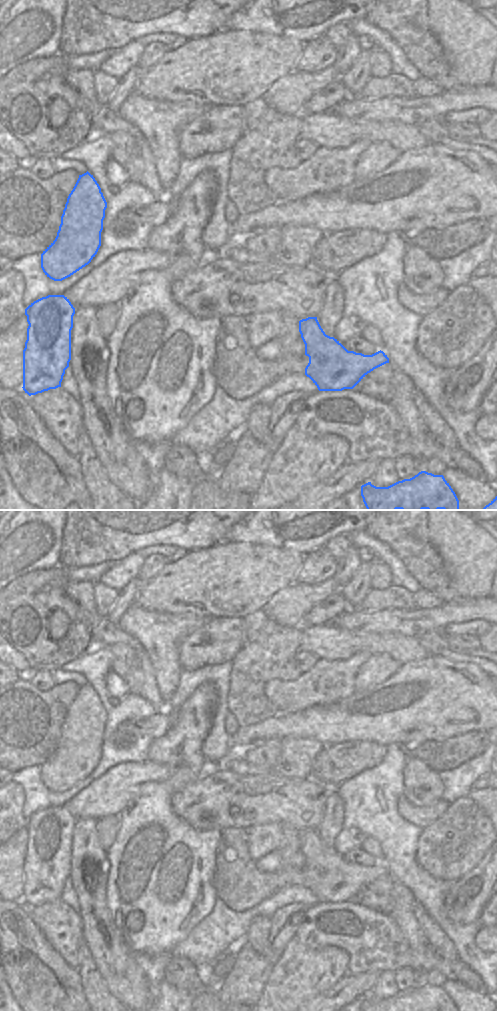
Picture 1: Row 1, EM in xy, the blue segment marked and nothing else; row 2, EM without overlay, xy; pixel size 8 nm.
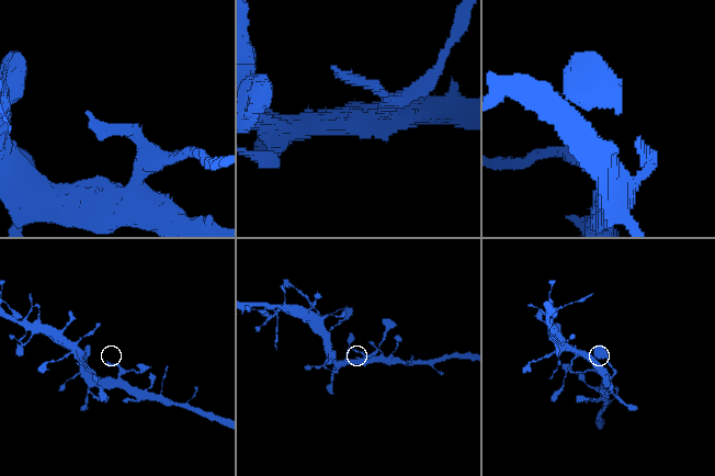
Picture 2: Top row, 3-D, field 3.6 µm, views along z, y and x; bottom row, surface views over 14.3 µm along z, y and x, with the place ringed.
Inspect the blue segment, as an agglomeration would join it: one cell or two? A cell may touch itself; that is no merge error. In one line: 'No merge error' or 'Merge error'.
No merge error

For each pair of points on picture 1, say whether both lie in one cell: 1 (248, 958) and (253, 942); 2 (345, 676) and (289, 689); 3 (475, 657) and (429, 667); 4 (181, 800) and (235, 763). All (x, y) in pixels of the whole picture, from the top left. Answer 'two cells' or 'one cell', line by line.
1: two cells
2: one cell
3: two cells
4: two cells

